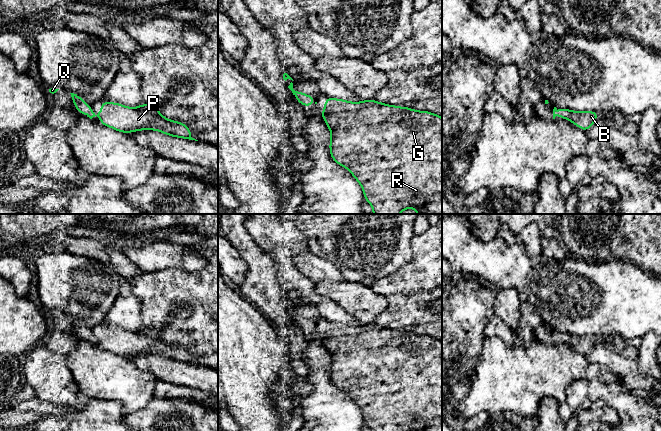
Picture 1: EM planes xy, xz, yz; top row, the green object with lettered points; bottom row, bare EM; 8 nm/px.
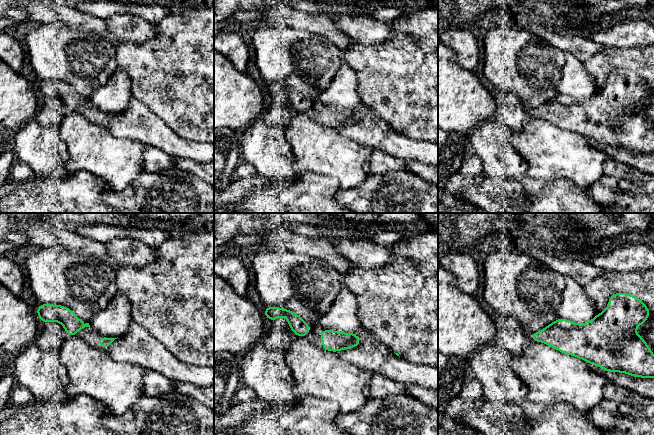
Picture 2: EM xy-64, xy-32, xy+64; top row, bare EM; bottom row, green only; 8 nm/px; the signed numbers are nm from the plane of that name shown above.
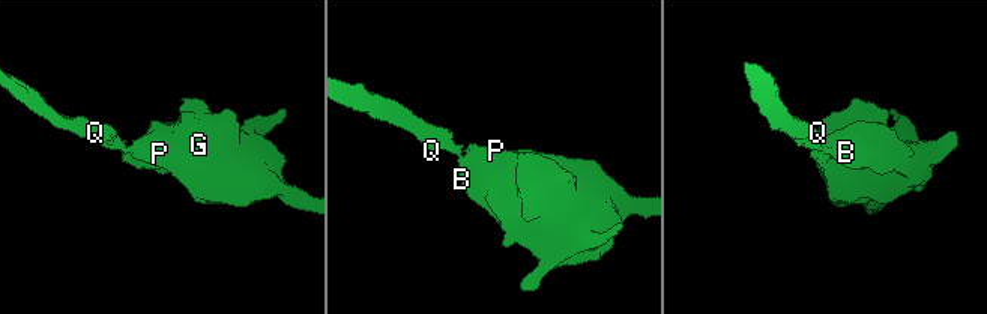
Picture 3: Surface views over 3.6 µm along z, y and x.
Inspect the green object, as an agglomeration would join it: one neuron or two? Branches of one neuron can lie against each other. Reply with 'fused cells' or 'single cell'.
single cell

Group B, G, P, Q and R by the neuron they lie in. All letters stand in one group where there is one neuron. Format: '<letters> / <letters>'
B G P Q R

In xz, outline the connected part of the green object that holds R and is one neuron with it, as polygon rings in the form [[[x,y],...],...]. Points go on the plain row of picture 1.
[[[328,321],[321,338],[331,355],[331,382],[350,394],[372,431],[442,431],[442,342],[439,339],[374,324],[355,327]]]

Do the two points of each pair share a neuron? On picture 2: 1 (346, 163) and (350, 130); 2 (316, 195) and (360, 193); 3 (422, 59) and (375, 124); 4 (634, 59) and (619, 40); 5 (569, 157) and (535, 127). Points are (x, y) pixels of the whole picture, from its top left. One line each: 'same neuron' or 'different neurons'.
1: different neurons
2: different neurons
3: different neurons
4: different neurons
5: same neuron

